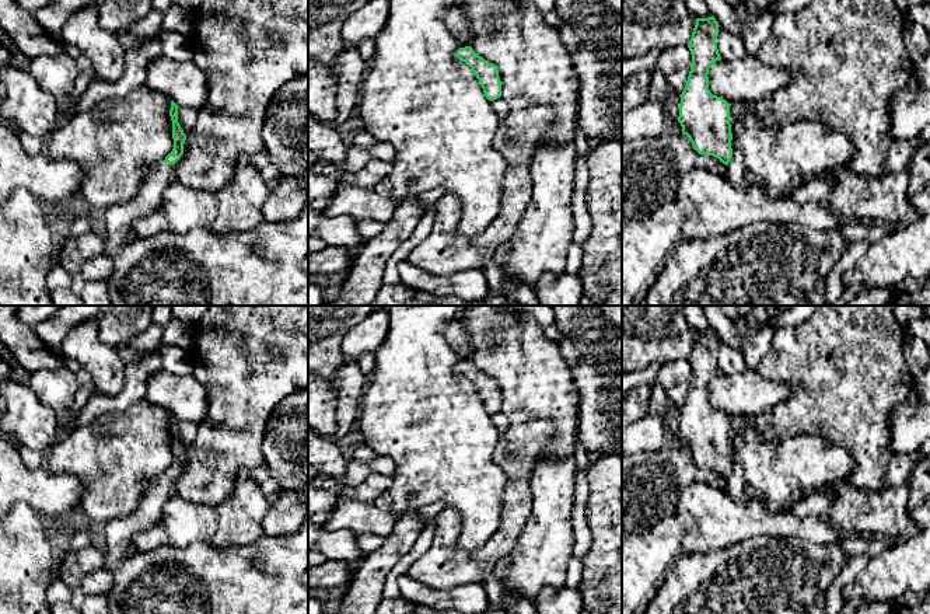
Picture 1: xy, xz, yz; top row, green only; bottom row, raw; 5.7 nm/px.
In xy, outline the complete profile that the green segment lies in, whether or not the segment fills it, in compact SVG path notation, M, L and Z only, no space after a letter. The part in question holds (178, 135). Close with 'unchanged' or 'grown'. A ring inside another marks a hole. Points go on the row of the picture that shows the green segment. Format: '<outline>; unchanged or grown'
M171 101L174 149L164 161L150 165L134 196L109 206L104 213L106 226L105 254L113 257L133 237L133 224L153 213L161 203L162 192L171 182L171 168L183 154L186 135L178 122L178 105Z; grown

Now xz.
M471 46L459 48L457 50L457 56L472 69L483 88L485 97L489 101L494 101L501 97L501 81L496 64L489 63L475 53Z; unchanged

